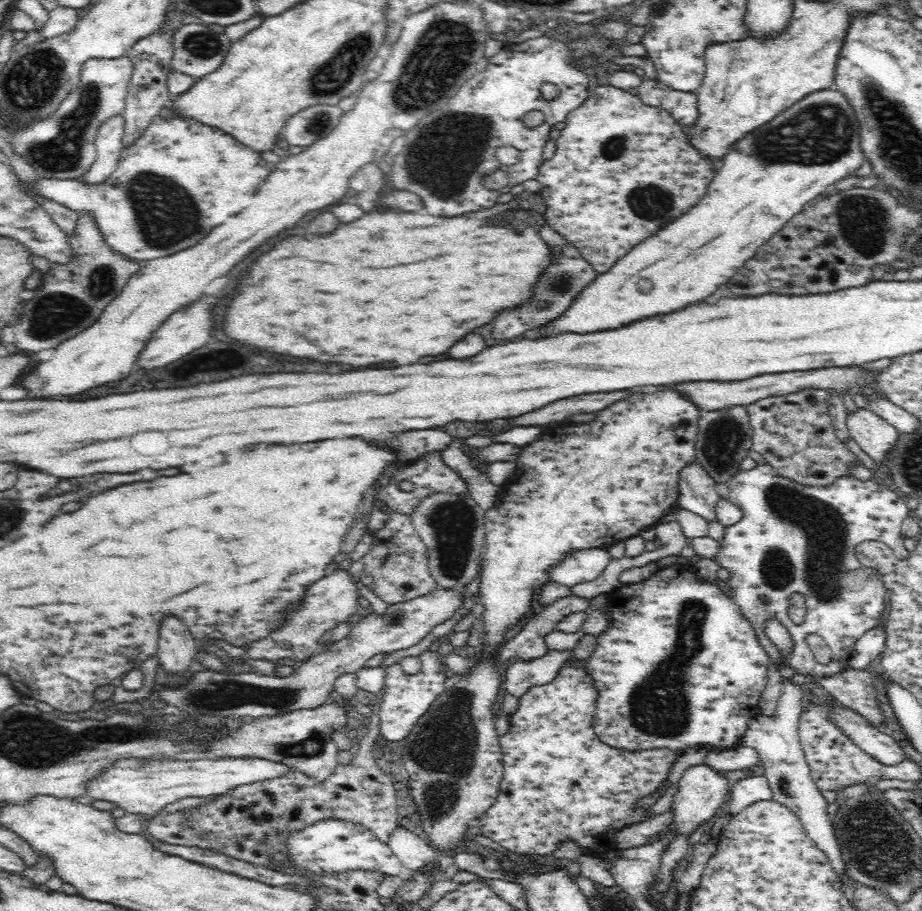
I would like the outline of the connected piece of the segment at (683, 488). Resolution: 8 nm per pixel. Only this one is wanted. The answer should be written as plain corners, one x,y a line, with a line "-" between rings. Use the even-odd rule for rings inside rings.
698,461
684,463
677,474
677,504
704,517
717,520
713,511
714,501
720,497
715,489
715,480

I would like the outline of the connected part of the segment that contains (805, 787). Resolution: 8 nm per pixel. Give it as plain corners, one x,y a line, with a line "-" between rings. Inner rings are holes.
787,681
781,688
781,696
778,699
776,712
773,716
756,713
747,720
747,727
739,734
737,746
752,747
757,750
759,761
764,768
764,776
772,790
772,797
775,802
786,806
794,812
794,815
802,823
806,834
816,843
816,846
823,852
841,878
841,882
858,886
857,882
849,880
843,876
842,857
840,849
826,813
826,799
821,794
821,790
816,787
813,778
810,776
808,765
806,764
802,747
799,743
797,724
798,717
802,714
802,700
808,692
796,683

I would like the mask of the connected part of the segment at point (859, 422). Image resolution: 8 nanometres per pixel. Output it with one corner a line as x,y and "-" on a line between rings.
860,402
856,410
845,412
844,422
850,438
878,464
898,440
898,430

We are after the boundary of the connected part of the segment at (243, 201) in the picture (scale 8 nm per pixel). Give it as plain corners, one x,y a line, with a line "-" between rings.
160,114
134,144
122,148
115,169
104,182
88,186
79,179
42,178
30,189
74,209
74,212
80,209
92,211
106,244
132,261
143,262
173,253
170,250
182,250
182,246
198,242
198,238
202,238
202,230
234,220
242,208
252,208
256,204
254,194
260,188
262,178
270,174
270,166
260,153
234,142
220,130
198,124
171,114

